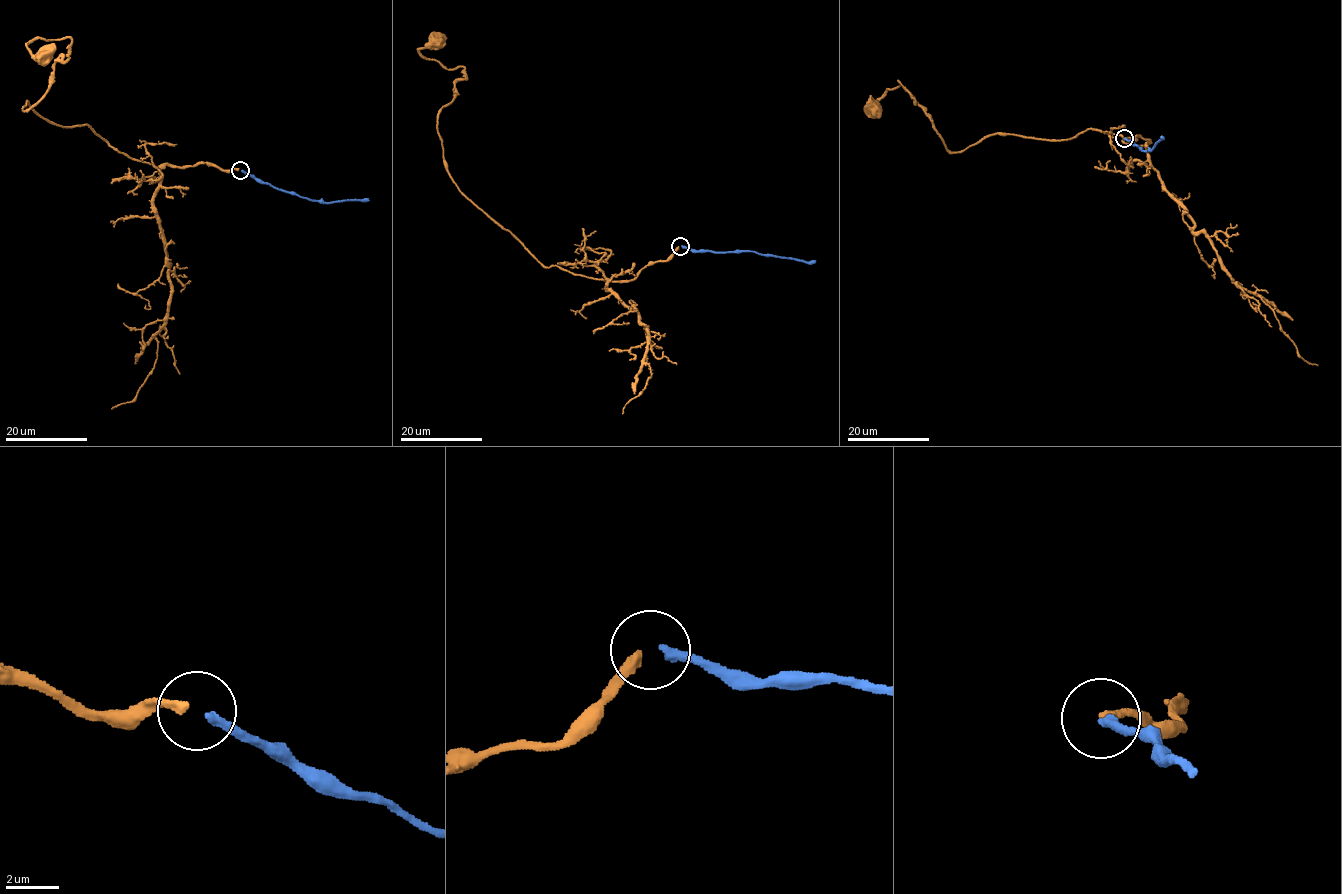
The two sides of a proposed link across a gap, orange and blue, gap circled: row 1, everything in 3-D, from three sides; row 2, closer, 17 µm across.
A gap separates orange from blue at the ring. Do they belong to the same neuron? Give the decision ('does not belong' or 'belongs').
belongs

